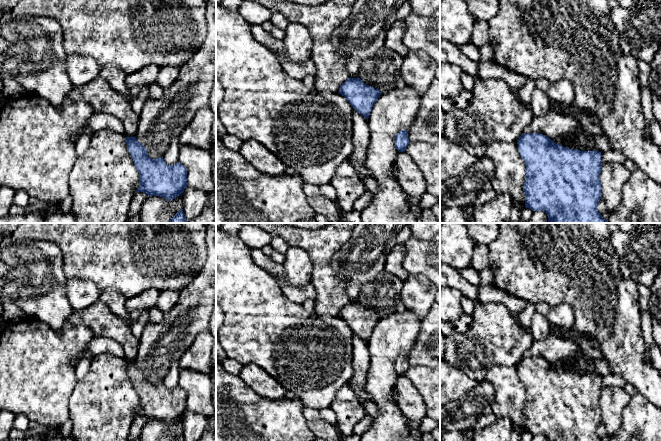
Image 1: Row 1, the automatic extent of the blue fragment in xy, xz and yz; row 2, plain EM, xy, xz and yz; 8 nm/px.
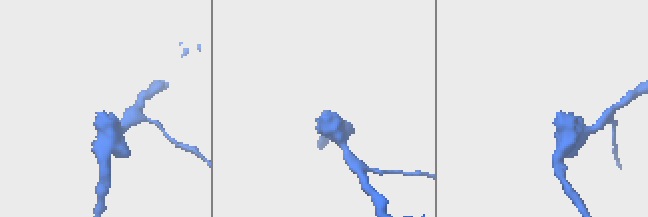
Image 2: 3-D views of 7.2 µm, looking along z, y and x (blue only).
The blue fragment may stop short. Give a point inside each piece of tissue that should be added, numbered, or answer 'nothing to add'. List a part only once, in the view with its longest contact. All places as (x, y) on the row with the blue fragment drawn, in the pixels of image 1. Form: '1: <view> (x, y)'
nothing to add

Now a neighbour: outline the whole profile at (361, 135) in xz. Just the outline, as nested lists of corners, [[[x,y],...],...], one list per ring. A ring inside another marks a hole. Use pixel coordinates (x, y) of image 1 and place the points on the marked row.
[[[355,109],[352,111],[353,136],[352,143],[354,146],[353,153],[349,160],[354,166],[357,174],[364,183],[364,175],[371,173],[366,167],[366,153],[370,142],[370,131],[367,119],[359,114]]]

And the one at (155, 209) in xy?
[[[184,192],[172,201],[160,196],[149,196],[142,204],[139,223],[169,223],[183,209]]]

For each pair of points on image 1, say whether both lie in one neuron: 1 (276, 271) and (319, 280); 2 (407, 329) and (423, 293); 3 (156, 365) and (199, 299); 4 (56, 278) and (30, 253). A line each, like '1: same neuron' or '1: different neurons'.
1: different neurons
2: different neurons
3: same neuron
4: same neuron

